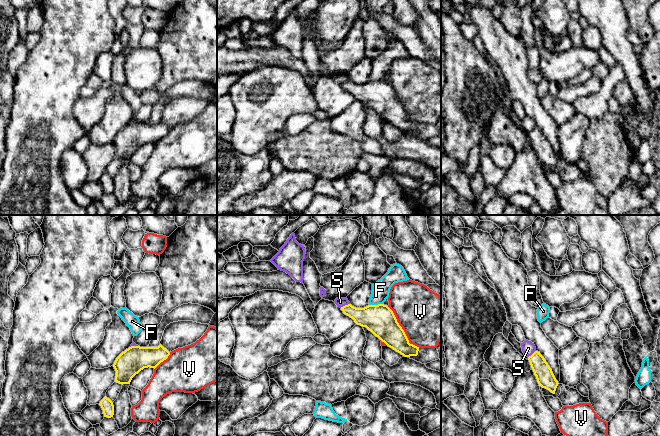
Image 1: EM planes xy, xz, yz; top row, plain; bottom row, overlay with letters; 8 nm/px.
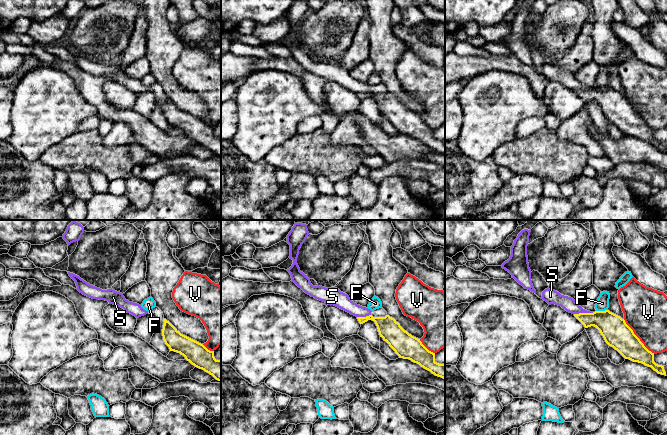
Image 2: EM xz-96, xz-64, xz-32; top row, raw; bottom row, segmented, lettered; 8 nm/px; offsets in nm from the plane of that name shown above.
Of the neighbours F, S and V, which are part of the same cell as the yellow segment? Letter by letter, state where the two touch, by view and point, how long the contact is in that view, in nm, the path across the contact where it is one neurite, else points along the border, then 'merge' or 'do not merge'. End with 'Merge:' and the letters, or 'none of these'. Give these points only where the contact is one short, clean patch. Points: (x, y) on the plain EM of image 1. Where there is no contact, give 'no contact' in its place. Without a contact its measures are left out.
F: meets yellow in xz at (376, 81); contact 120 nm long; do not merge
S: meets yellow in xz at (345, 81); contact 90 nm long; border along xz (349, 79), (340, 83); do not merge
V: meets yellow in xz at (402, 105); contact 420 nm long; do not merge
Merge: none of these

